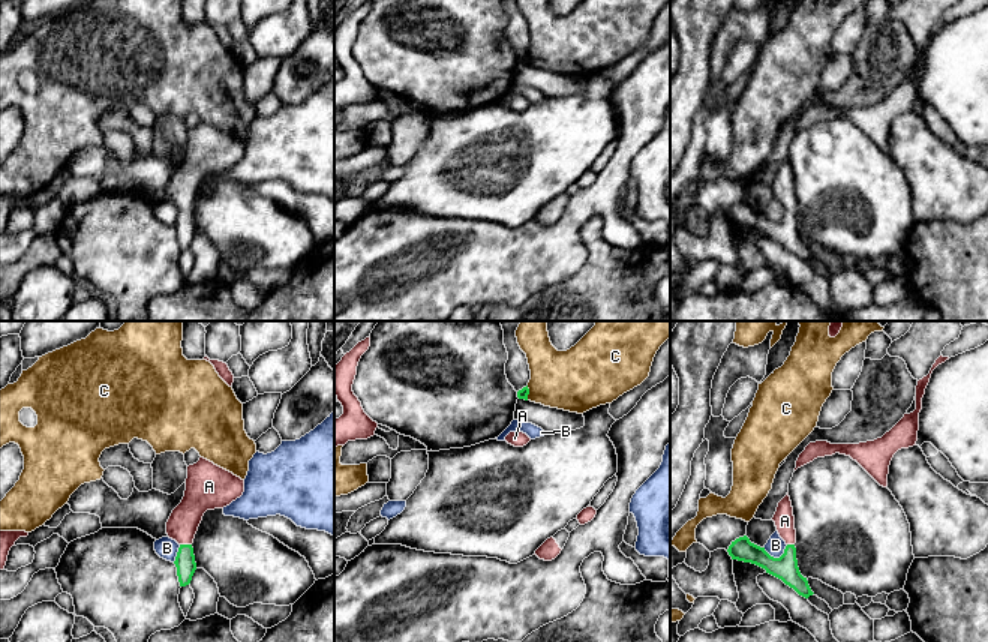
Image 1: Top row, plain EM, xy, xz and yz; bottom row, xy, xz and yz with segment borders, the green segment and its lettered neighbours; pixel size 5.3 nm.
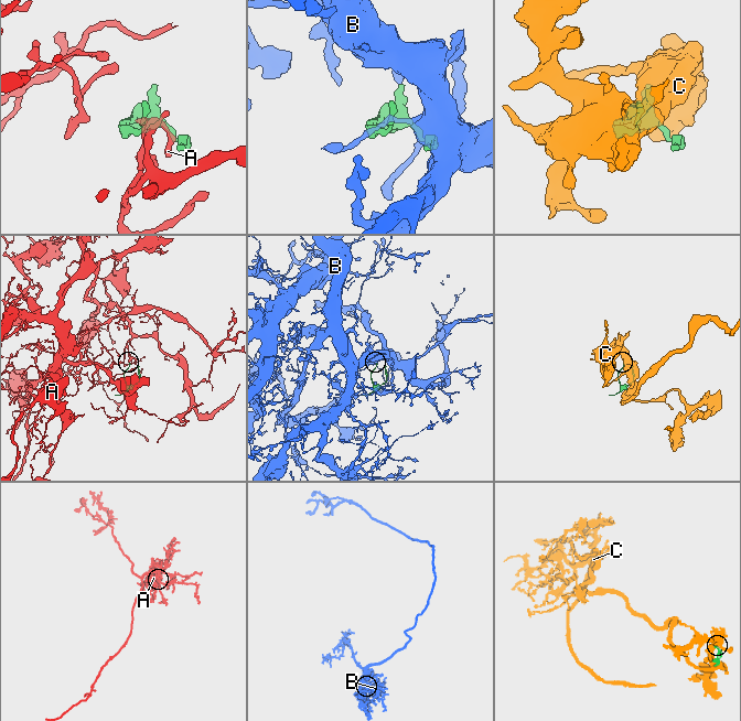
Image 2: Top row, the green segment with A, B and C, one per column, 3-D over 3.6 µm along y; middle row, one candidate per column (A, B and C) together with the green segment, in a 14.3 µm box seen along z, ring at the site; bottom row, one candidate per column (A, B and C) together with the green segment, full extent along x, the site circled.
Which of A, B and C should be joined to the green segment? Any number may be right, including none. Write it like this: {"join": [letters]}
{"join": ["A"]}

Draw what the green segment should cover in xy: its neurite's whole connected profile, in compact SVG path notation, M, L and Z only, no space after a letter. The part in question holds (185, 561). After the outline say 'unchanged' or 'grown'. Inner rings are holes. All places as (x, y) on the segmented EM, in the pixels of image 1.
M204 458L187 466L184 496L166 522L168 537L180 544L174 561L180 586L189 585L196 570L192 543L204 513L229 506L243 492L244 480Z; grown

